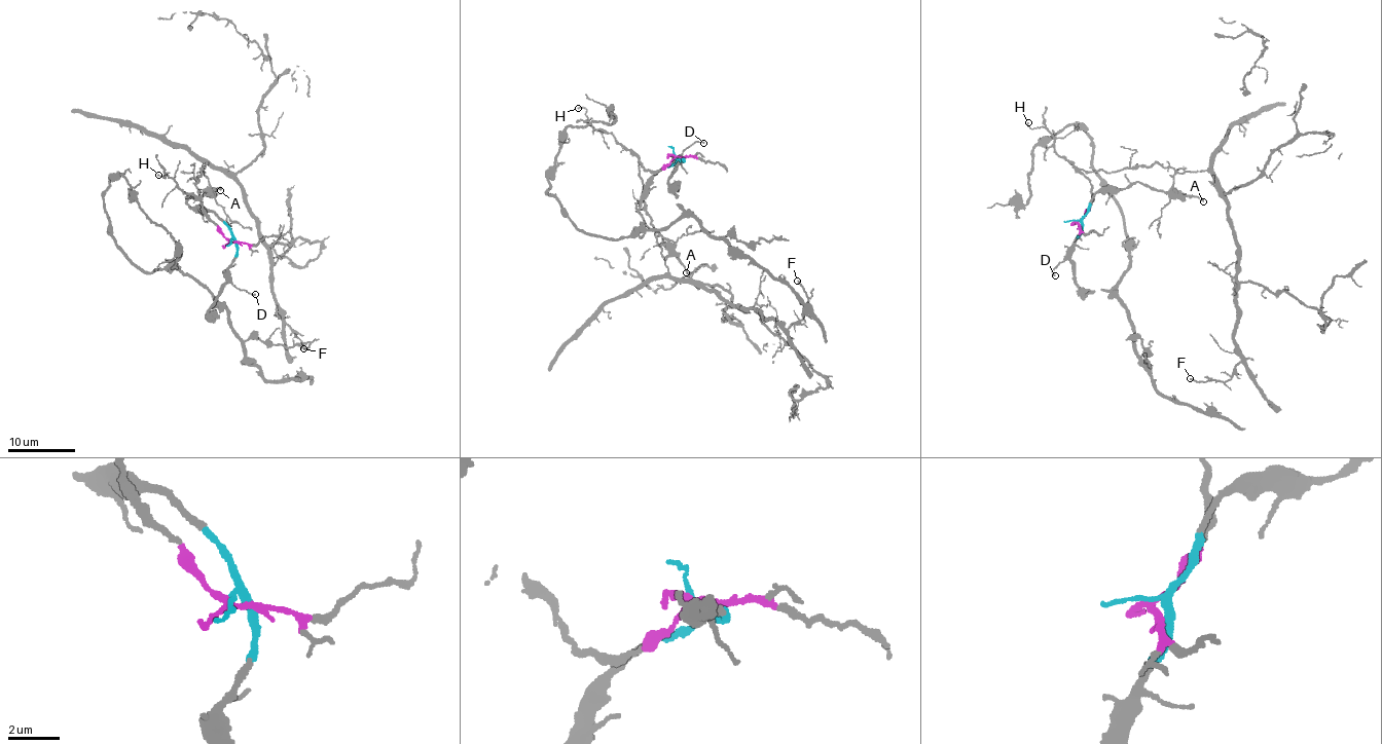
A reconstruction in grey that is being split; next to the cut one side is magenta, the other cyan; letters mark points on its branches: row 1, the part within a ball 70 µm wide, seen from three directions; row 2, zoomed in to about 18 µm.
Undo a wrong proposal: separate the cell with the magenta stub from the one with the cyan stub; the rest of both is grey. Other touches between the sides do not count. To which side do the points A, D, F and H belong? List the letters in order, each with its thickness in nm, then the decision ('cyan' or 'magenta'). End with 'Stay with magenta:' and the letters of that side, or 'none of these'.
A: 200 nm | cyan
D: 160 nm | cyan
F: 190 nm | magenta
H: 120 nm | magenta
Stay with magenta: F, H

